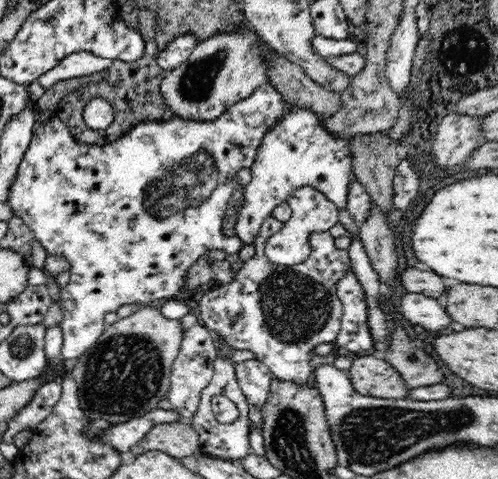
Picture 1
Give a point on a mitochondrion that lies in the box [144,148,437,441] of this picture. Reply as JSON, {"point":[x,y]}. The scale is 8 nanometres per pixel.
{"point":[294,307]}

